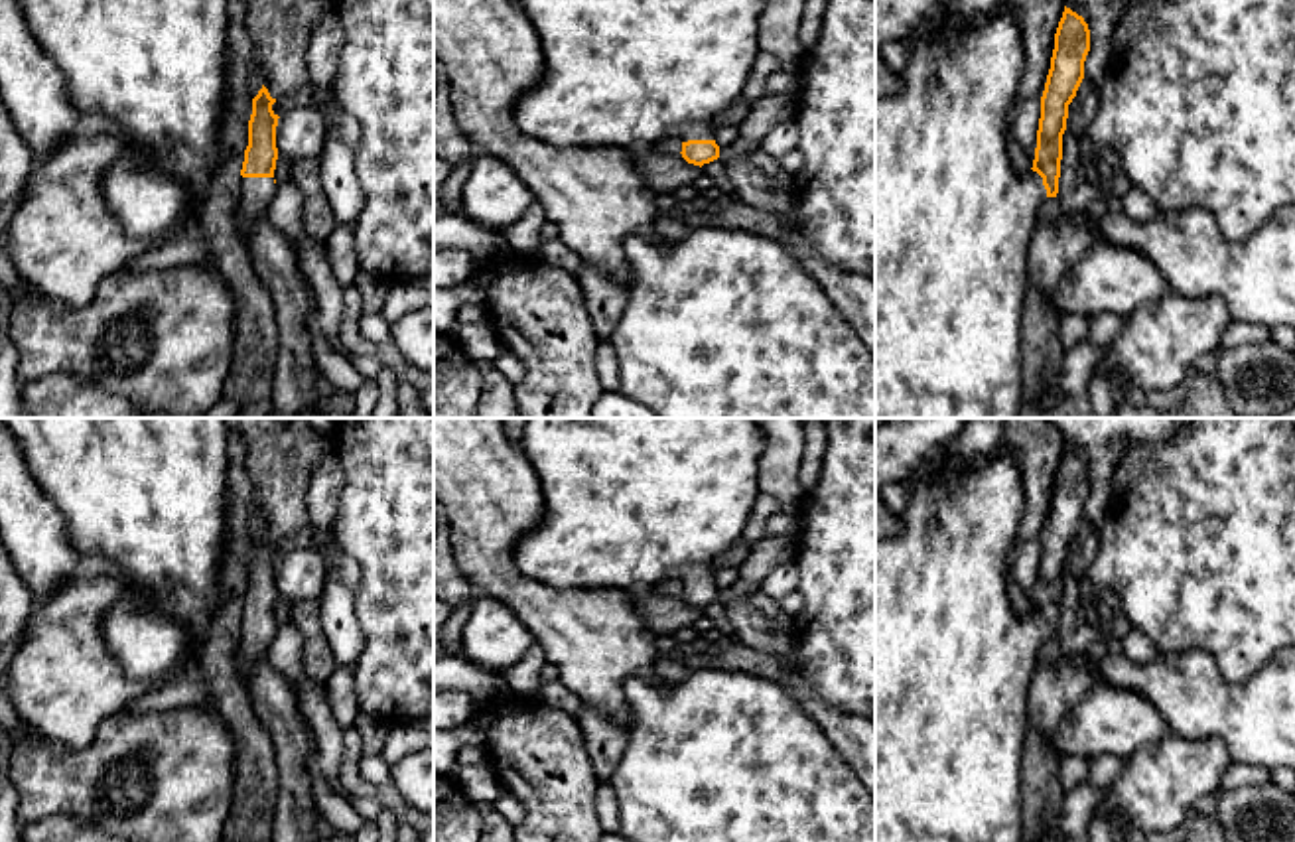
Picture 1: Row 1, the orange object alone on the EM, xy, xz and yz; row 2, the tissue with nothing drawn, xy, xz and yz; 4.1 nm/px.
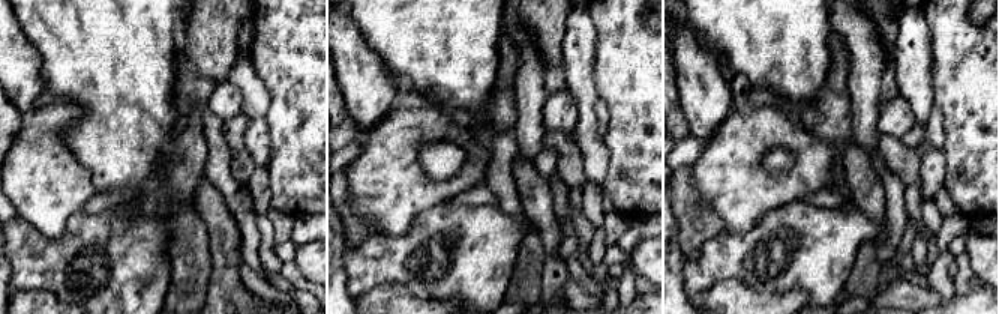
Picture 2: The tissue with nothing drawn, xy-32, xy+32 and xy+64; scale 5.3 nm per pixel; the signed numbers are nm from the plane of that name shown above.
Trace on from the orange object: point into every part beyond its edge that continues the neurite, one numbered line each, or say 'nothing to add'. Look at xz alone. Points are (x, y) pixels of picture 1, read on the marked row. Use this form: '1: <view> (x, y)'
1: xz (617, 73)

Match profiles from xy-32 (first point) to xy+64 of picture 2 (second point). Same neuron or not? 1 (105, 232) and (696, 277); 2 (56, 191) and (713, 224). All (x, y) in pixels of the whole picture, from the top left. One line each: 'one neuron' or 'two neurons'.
1: one neuron
2: two neurons

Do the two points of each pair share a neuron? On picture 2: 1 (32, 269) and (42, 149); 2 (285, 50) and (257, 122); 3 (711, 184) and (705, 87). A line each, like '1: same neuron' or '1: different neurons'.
1: different neurons
2: different neurons
3: different neurons

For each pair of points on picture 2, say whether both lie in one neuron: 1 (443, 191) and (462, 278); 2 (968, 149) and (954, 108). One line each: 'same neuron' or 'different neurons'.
1: different neurons
2: same neuron

